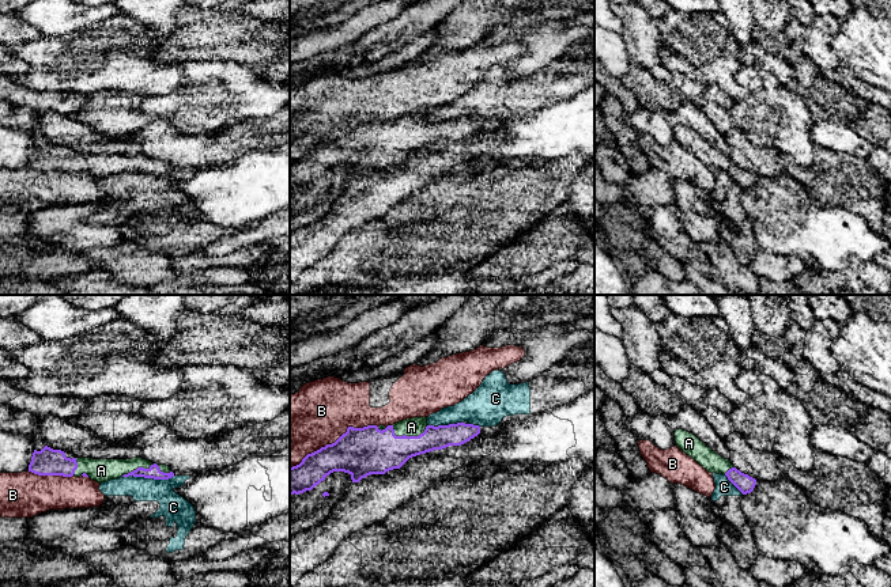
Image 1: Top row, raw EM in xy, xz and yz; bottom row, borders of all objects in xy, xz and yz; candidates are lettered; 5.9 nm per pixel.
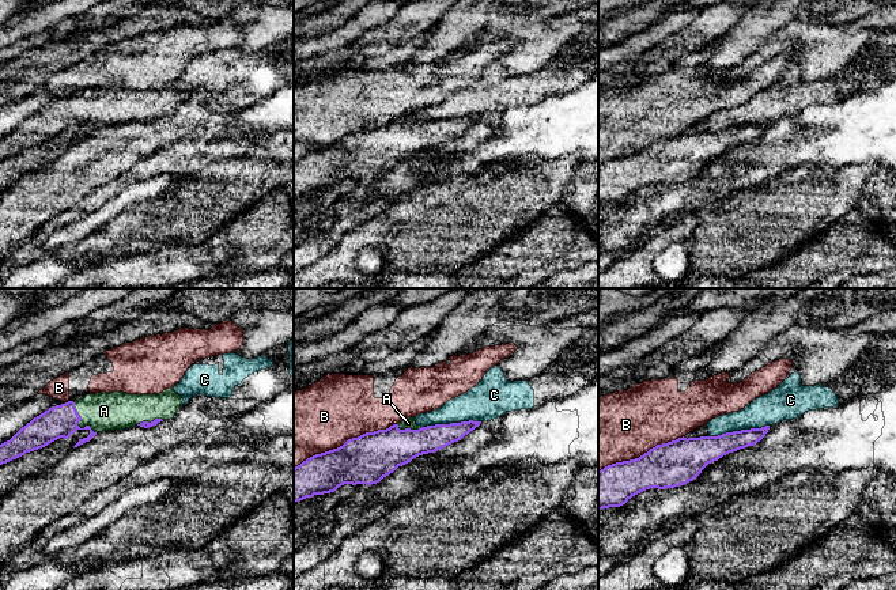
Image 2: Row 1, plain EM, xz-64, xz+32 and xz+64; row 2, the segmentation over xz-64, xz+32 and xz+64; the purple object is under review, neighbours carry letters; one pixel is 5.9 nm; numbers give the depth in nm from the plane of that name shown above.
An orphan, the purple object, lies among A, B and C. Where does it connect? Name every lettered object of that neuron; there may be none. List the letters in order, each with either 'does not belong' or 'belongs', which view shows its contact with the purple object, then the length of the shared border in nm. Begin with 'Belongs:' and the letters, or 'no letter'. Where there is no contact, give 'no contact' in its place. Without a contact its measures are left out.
Belongs: A
A: belongs; contact in xz; length 220 nm
B: does not belong; contact in xz; length 600 nm
C: does not belong; contact in xy; length 320 nm

